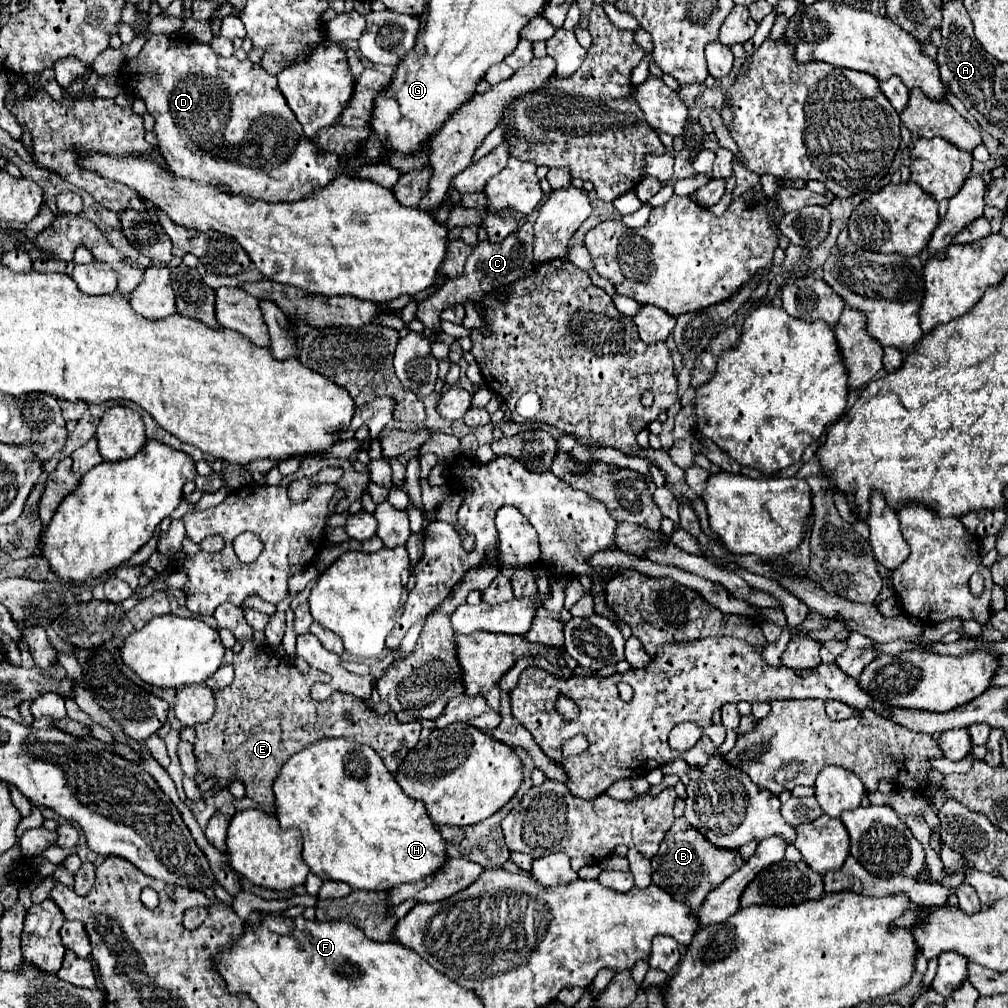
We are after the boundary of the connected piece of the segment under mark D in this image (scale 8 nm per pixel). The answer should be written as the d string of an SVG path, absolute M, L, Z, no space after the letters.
M153 34L139 56L121 68L121 76L127 82L125 88L145 100L147 112L155 118L155 134L159 140L157 148L165 156L169 168L181 178L215 182L225 192L257 200L295 202L327 186L341 172L337 154L321 152L303 134L301 124L279 92L277 76L267 74L251 60L241 62L235 56L223 58L215 54L209 44Z

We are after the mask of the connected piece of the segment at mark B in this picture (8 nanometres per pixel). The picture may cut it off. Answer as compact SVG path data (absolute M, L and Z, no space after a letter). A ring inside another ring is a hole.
M675 820L671 830L665 834L659 852L651 858L653 866L651 878L659 888L671 892L675 900L687 904L695 914L703 904L705 896L725 878L729 878L737 868L741 868L741 864L745 864L745 860L741 858L739 850L715 848L701 832L695 832L695 828L687 824L687 820Z

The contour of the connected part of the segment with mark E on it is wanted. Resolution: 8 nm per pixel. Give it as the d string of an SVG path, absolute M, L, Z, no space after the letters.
M225 602L215 610L213 618L217 620L219 628L227 628L237 638L237 642L243 644L243 650L239 654L235 654L235 658L233 658L233 666L235 666L233 684L215 692L217 710L215 710L213 718L205 724L195 726L195 732L197 732L195 756L199 760L199 772L205 776L215 776L221 788L227 788L233 780L241 780L245 784L247 796L251 800L255 800L263 806L271 806L275 802L273 782L275 782L279 770L283 768L285 760L289 760L295 752L303 750L309 744L315 744L323 738L345 738L345 740L369 744L381 756L387 770L391 774L395 774L395 768L399 768L399 764L403 764L403 756L407 756L407 752L411 748L415 748L415 744L419 742L419 732L421 732L419 722L407 722L407 724L399 722L393 712L389 712L387 716L377 716L363 700L359 700L351 694L335 690L323 702L313 700L311 686L315 682L329 682L329 676L319 670L313 670L313 668L309 670L309 674L301 674L291 662L277 658L277 656L269 656L267 646L255 646L253 630L247 624L243 610L239 606Z

